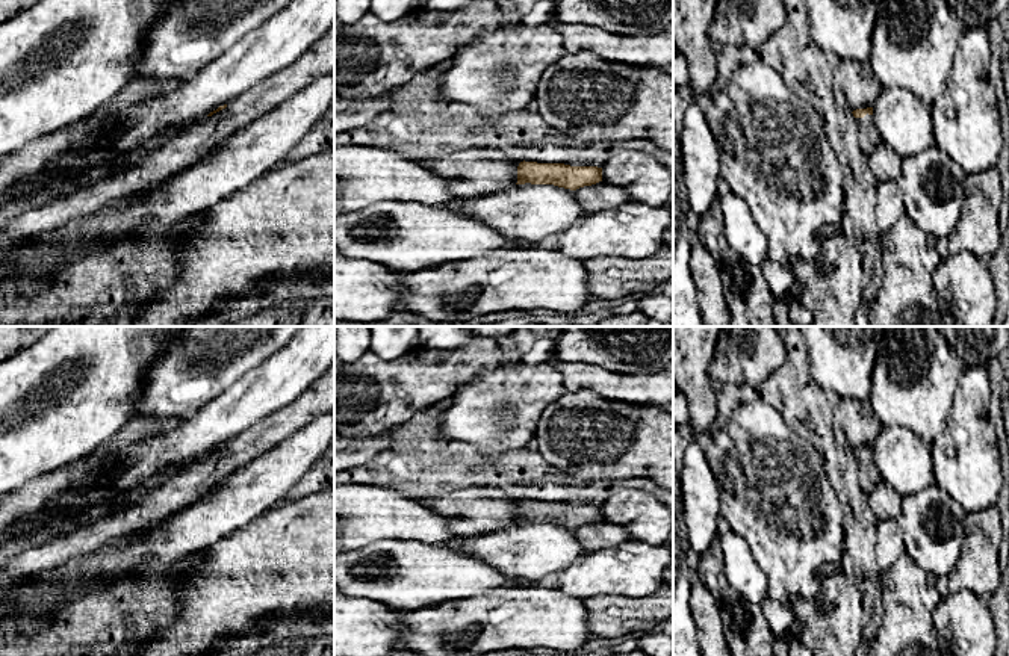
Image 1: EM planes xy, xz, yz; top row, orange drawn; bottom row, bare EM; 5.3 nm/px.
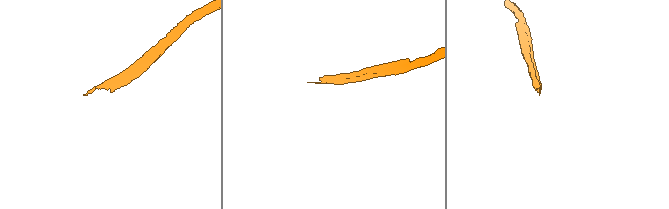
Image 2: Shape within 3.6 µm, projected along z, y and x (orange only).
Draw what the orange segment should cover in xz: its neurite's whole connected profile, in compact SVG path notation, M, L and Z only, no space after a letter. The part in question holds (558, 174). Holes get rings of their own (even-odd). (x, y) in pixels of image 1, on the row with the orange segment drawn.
M520 162L516 184L554 184L576 190L602 181L602 168L570 166L564 163Z

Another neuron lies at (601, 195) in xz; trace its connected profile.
M604 181L576 189L575 196L585 213L613 209L629 201L628 193L622 187L610 186Z

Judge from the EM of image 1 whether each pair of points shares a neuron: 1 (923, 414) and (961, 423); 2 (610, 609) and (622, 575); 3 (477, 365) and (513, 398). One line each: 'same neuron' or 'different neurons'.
1: different neurons
2: different neurons
3: different neurons

